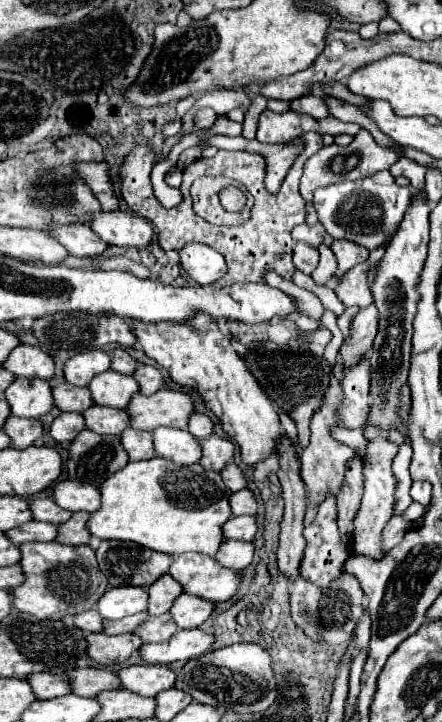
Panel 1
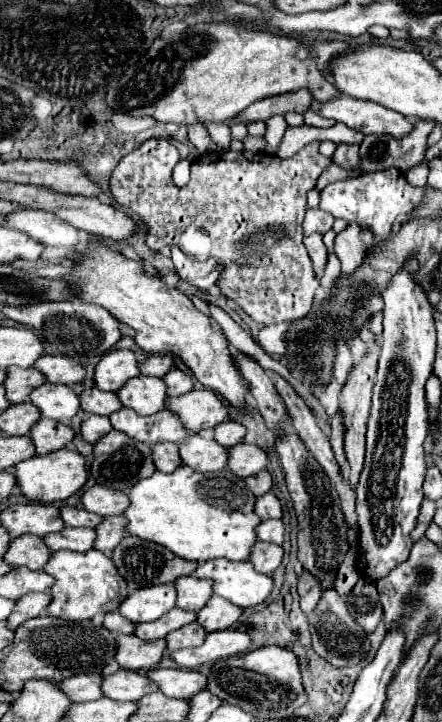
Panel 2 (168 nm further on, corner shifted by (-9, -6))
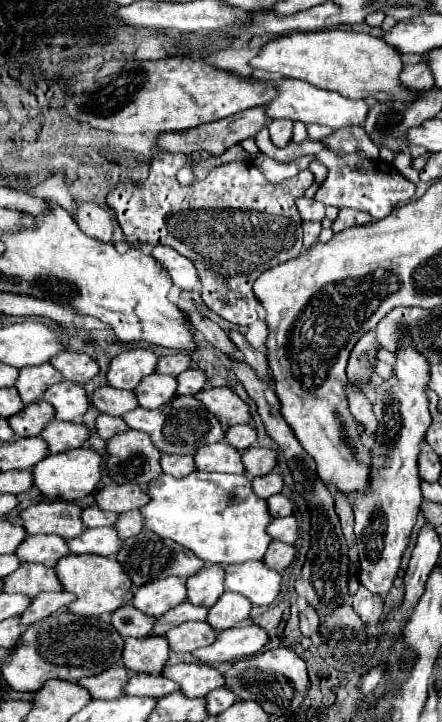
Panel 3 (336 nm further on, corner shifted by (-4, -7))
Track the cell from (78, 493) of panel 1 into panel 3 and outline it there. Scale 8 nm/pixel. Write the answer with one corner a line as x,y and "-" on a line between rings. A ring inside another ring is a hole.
134,483
126,485
108,485
98,491
96,495
96,505
104,511
112,513
124,513
130,509
140,509
150,501
150,495

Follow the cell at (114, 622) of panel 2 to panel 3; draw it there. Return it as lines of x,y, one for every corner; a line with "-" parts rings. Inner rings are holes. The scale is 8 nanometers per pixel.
132,605
112,613
112,625
122,637
148,637
154,627
154,617
144,615

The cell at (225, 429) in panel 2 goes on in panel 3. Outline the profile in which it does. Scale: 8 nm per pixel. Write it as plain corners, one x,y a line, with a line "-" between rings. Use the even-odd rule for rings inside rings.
232,425
228,427
226,431
226,441
236,447
238,451
246,451
248,447
256,445
256,439
258,439
258,433
256,433
256,427
254,425

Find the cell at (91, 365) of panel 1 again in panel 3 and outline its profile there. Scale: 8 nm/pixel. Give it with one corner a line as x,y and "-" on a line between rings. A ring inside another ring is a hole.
130,349
112,359
108,369
108,383
116,389
134,389
138,383
154,373
158,355
148,349

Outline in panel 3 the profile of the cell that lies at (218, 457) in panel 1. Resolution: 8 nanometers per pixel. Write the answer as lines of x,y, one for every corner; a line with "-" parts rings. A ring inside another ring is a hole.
250,447
242,453
242,461
244,461
248,475
252,475
252,477
266,475
276,467
278,453
274,449
266,449
266,447

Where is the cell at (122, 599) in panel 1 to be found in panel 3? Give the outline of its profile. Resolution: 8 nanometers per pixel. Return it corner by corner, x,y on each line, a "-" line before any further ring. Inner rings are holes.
178,577
150,581
134,593
134,607
152,617
164,615
182,601
186,601
186,581

